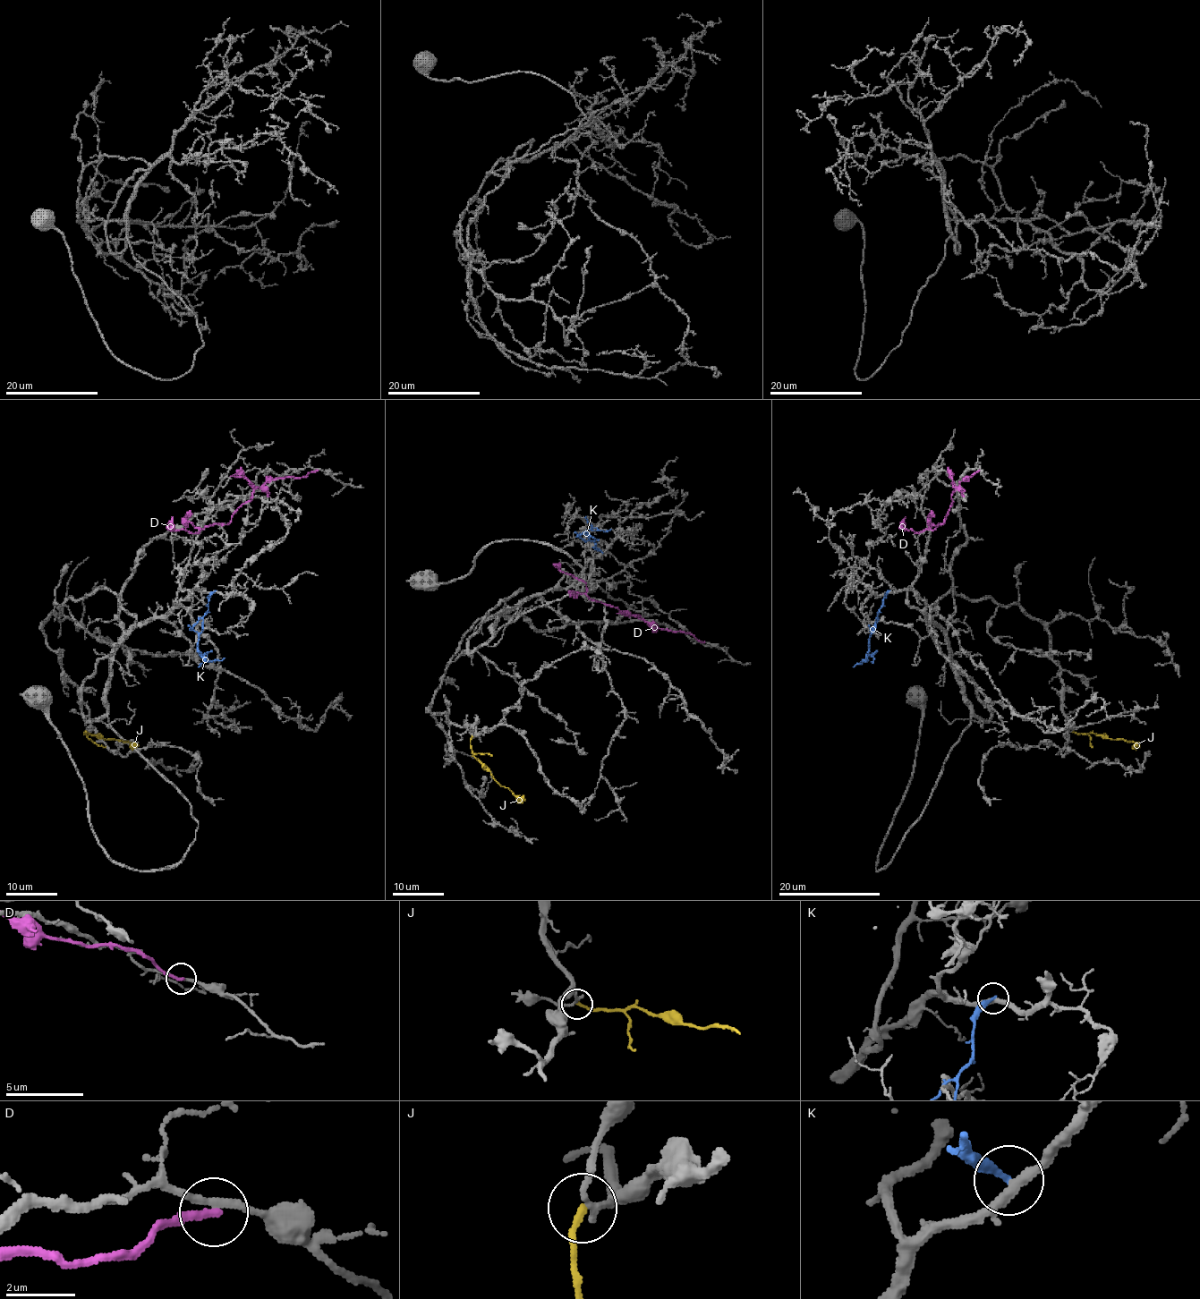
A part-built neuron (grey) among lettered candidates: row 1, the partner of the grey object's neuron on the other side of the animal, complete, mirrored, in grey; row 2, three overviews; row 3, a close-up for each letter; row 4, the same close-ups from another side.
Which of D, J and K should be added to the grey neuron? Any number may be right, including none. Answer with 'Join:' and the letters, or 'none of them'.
Join: J

